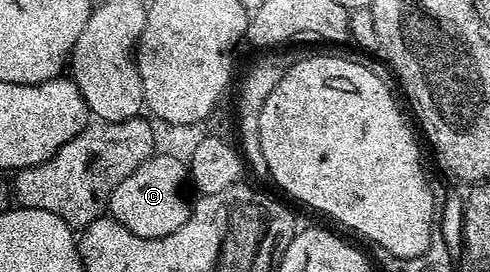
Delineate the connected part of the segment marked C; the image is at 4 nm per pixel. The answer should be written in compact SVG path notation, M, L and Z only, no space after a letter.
M156 152L136 170L129 172L129 176L125 176L117 188L113 188L109 203L110 217L125 224L129 232L137 232L137 236L169 236L169 232L177 232L177 228L181 228L181 224L185 224L191 214L189 198L187 202L183 195L183 185L186 187L188 182L189 170L181 160Z

